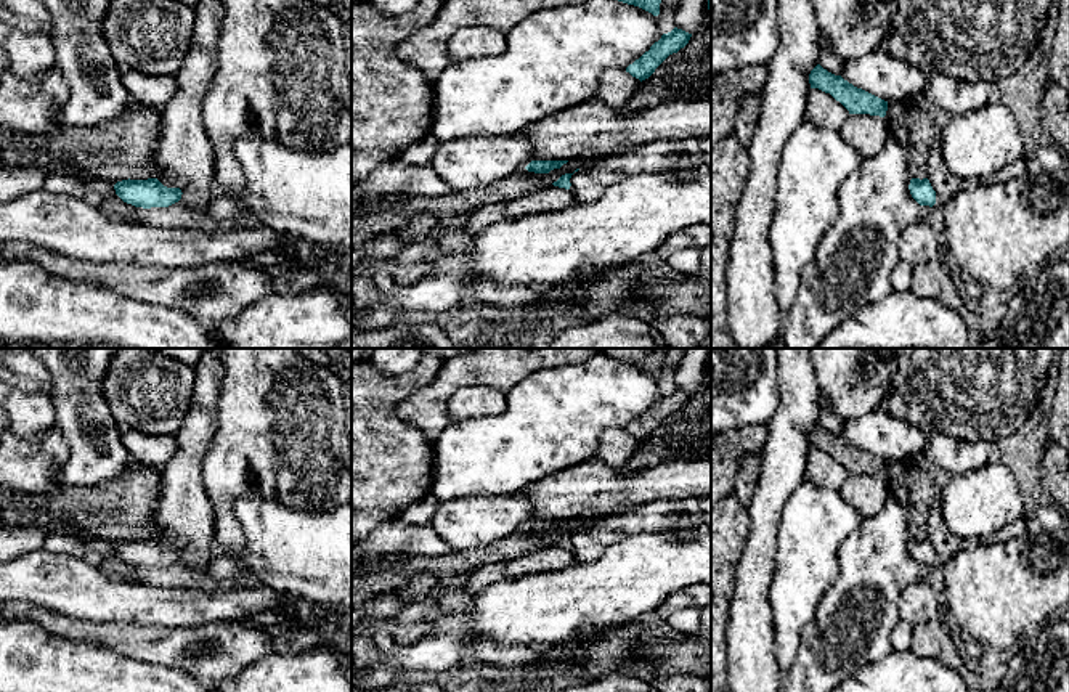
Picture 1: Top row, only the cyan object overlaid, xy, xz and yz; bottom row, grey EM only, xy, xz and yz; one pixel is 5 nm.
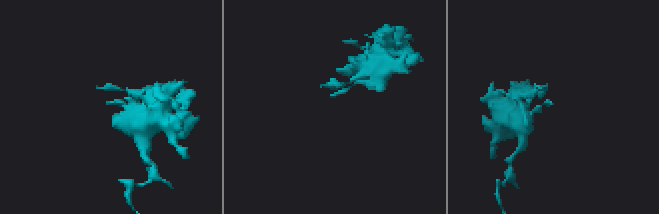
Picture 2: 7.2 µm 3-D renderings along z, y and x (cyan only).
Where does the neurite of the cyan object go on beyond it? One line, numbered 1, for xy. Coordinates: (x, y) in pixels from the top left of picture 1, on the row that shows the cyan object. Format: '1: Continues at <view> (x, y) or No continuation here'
1: No continuation here

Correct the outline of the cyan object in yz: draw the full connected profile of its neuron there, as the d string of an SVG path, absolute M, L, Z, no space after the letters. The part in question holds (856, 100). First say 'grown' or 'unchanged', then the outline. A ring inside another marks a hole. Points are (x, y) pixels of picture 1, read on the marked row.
unchanged; M817 64L809 74L811 88L819 88L830 93L839 101L849 114L870 114L884 117L888 111L888 101L854 87L841 75L835 75Z

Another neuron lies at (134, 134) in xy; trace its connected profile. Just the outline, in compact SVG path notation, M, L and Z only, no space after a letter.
M132 103L117 117L96 127L61 125L55 132L16 133L0 127L0 161L6 167L40 167L45 172L83 173L116 185L122 180L156 178L152 162L162 127L162 111Z

